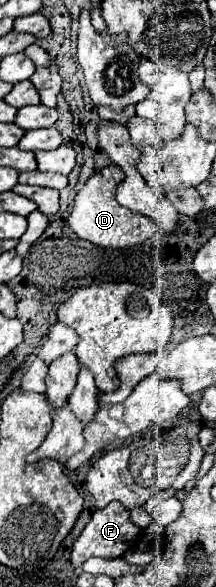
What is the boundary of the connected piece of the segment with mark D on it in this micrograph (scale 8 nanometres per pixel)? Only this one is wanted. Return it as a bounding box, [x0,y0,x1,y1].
[68,165,154,249]

